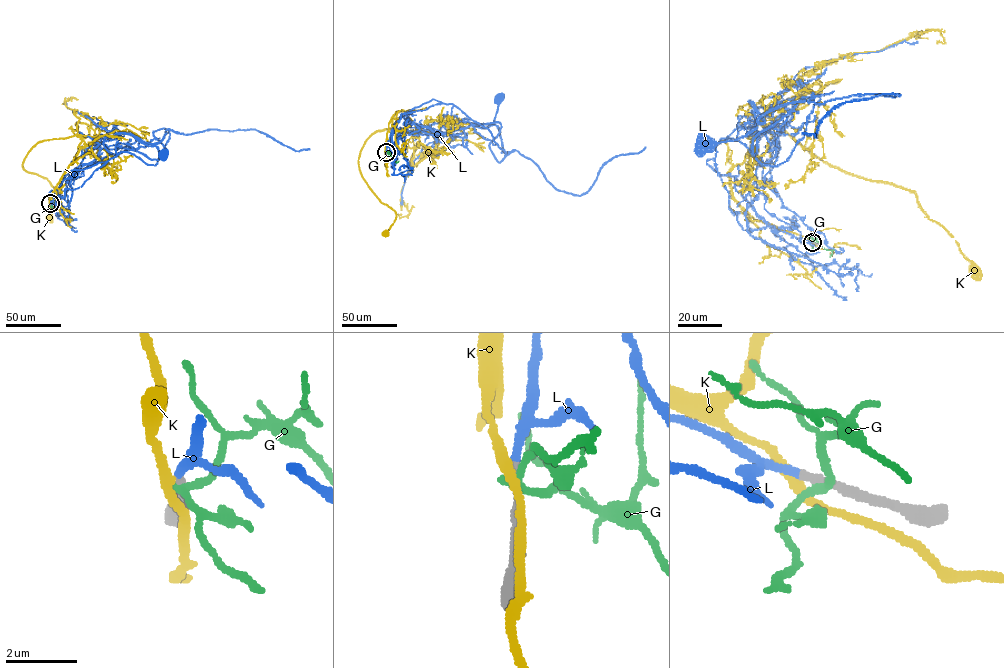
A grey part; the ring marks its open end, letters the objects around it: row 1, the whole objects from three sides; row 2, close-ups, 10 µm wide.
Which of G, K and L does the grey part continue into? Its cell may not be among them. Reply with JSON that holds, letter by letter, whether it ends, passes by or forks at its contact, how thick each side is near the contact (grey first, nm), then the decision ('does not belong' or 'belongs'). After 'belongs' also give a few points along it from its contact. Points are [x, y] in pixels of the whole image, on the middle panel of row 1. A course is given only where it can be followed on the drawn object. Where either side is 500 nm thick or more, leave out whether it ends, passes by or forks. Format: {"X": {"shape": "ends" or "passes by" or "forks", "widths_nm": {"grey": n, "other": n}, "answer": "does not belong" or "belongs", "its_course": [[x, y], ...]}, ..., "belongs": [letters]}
{"G": {"shape": "passes by", "widths_nm": {"grey": 300, "other": 220}, "answer": "does not belong"}, "K": {"shape": "passes by", "widths_nm": {"grey": 240, "other": 280}, "answer": "does not belong"}, "L": {"shape": "ends", "widths_nm": {"grey": 220, "other": 220}, "answer": "belongs", "its_course": [[386, 152], [408, 119], [405, 125], [429, 126], [436, 142], [444, 124], [492, 124], [500, 97]]}, "belongs": ["L"]}

